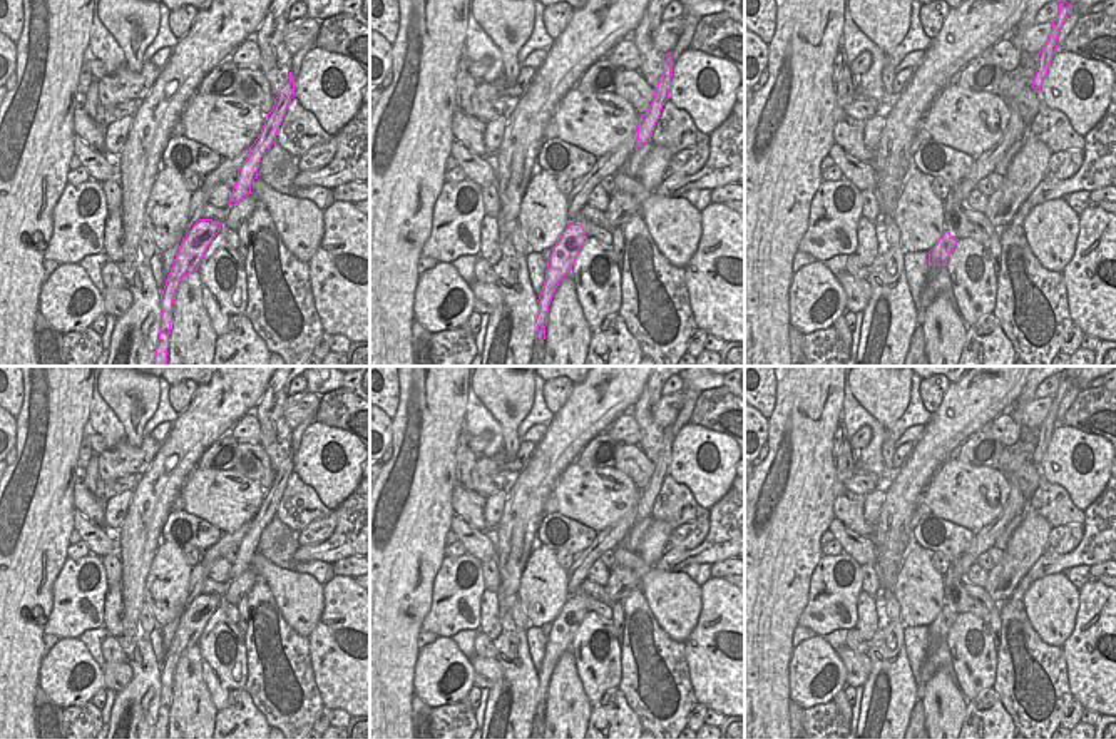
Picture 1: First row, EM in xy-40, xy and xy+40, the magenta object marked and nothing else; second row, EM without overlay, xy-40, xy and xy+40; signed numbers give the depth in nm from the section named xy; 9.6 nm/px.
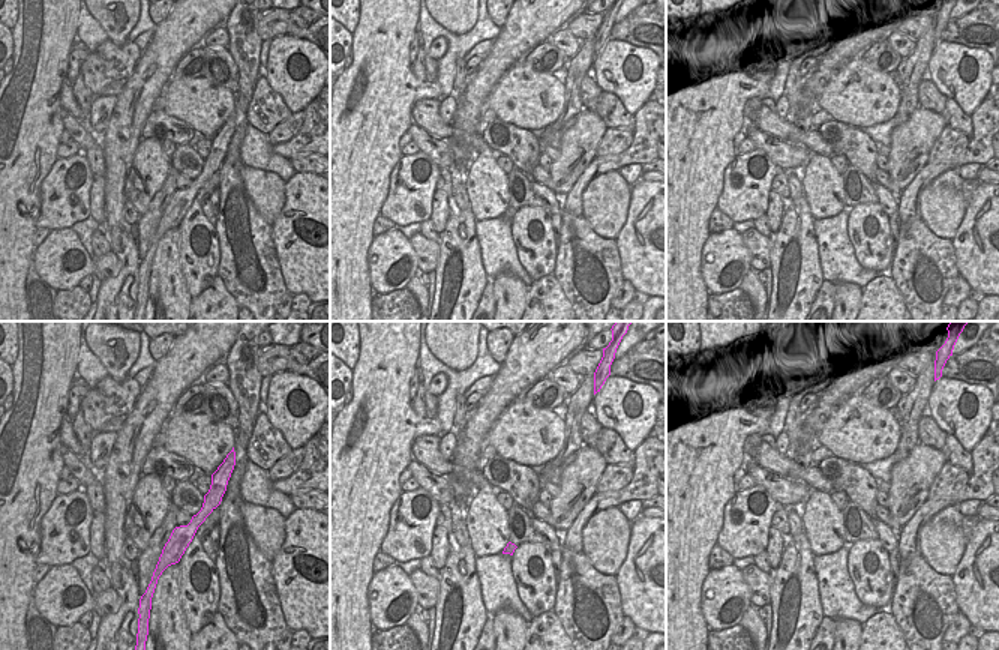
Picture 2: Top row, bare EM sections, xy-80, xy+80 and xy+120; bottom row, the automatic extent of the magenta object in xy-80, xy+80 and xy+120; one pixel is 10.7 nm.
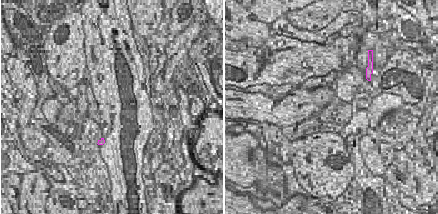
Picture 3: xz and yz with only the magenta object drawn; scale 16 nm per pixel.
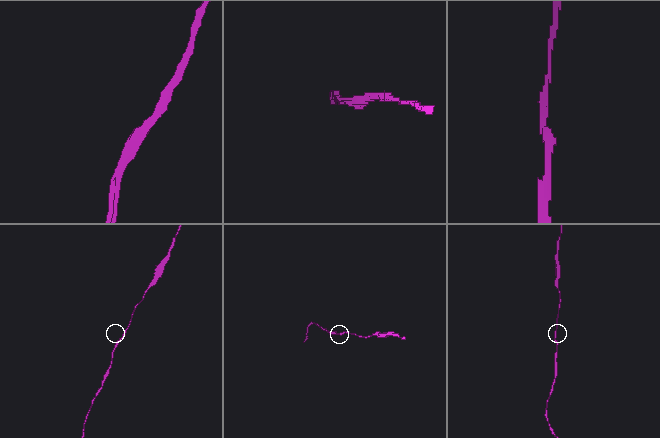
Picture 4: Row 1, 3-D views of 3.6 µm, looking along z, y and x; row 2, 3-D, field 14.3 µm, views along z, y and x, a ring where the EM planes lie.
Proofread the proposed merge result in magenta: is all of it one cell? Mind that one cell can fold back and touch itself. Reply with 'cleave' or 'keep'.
keep

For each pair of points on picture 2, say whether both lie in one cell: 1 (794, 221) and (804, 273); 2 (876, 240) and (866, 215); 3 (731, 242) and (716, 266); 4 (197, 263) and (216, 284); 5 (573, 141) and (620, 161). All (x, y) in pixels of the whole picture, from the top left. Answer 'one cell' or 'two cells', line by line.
1: one cell
2: one cell
3: one cell
4: two cells
5: two cells

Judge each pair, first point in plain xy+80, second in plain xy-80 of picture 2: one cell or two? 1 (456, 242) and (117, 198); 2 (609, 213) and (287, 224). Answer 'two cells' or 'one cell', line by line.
1: two cells
2: two cells

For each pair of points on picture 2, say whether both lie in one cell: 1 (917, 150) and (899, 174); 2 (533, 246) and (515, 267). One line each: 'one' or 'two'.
1: one
2: two

